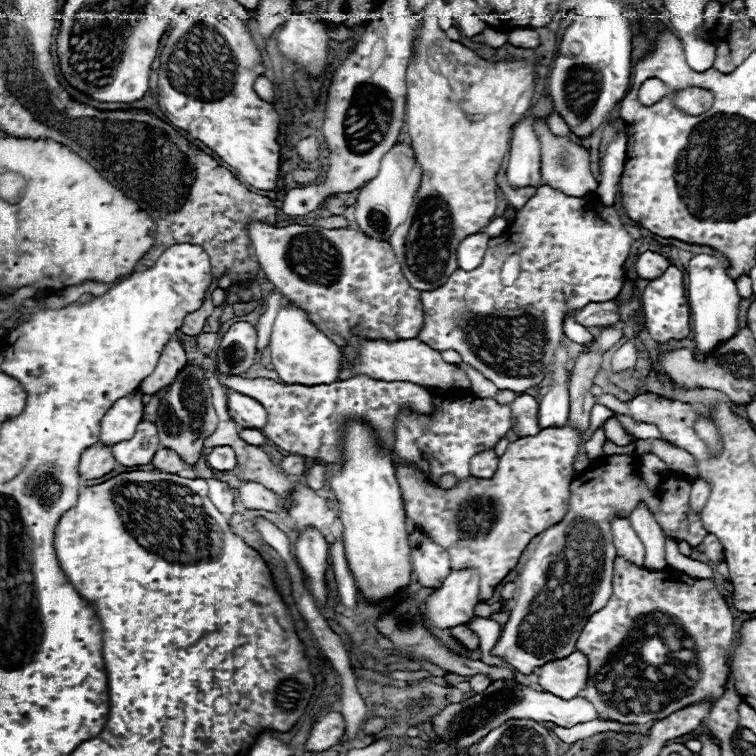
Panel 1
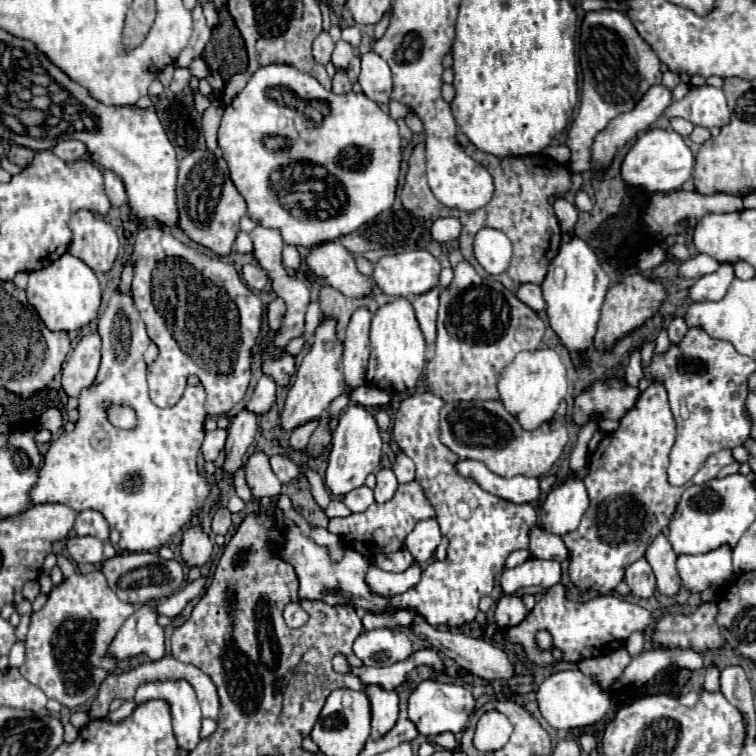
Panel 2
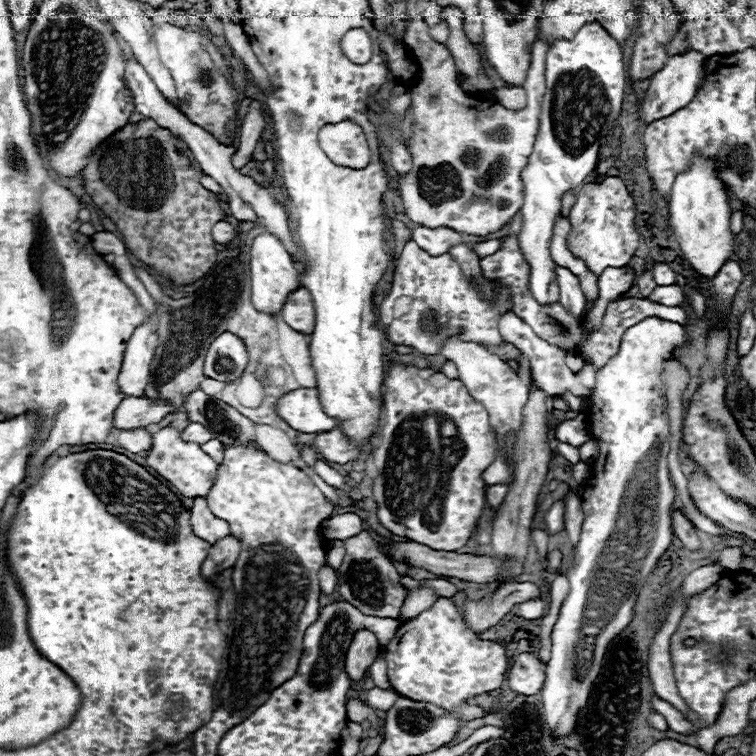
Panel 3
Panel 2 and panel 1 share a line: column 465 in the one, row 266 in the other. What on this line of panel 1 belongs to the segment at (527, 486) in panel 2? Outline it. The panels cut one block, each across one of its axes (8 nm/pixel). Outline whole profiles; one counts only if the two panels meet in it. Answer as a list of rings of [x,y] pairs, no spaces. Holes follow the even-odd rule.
[[[484,232],[466,236],[462,240],[462,244],[458,244],[458,264],[460,264],[460,268],[462,270],[474,270],[486,254],[486,246],[488,246],[488,236]]]

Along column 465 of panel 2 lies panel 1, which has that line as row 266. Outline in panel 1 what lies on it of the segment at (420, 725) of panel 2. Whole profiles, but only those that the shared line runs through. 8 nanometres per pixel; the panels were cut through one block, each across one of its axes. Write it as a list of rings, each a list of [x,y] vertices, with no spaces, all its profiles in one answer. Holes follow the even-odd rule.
[[[696,254],[686,268],[686,294],[692,312],[692,330],[698,354],[708,354],[722,340],[732,338],[738,332],[738,304],[740,294],[734,280],[726,274],[726,264],[720,256]]]

